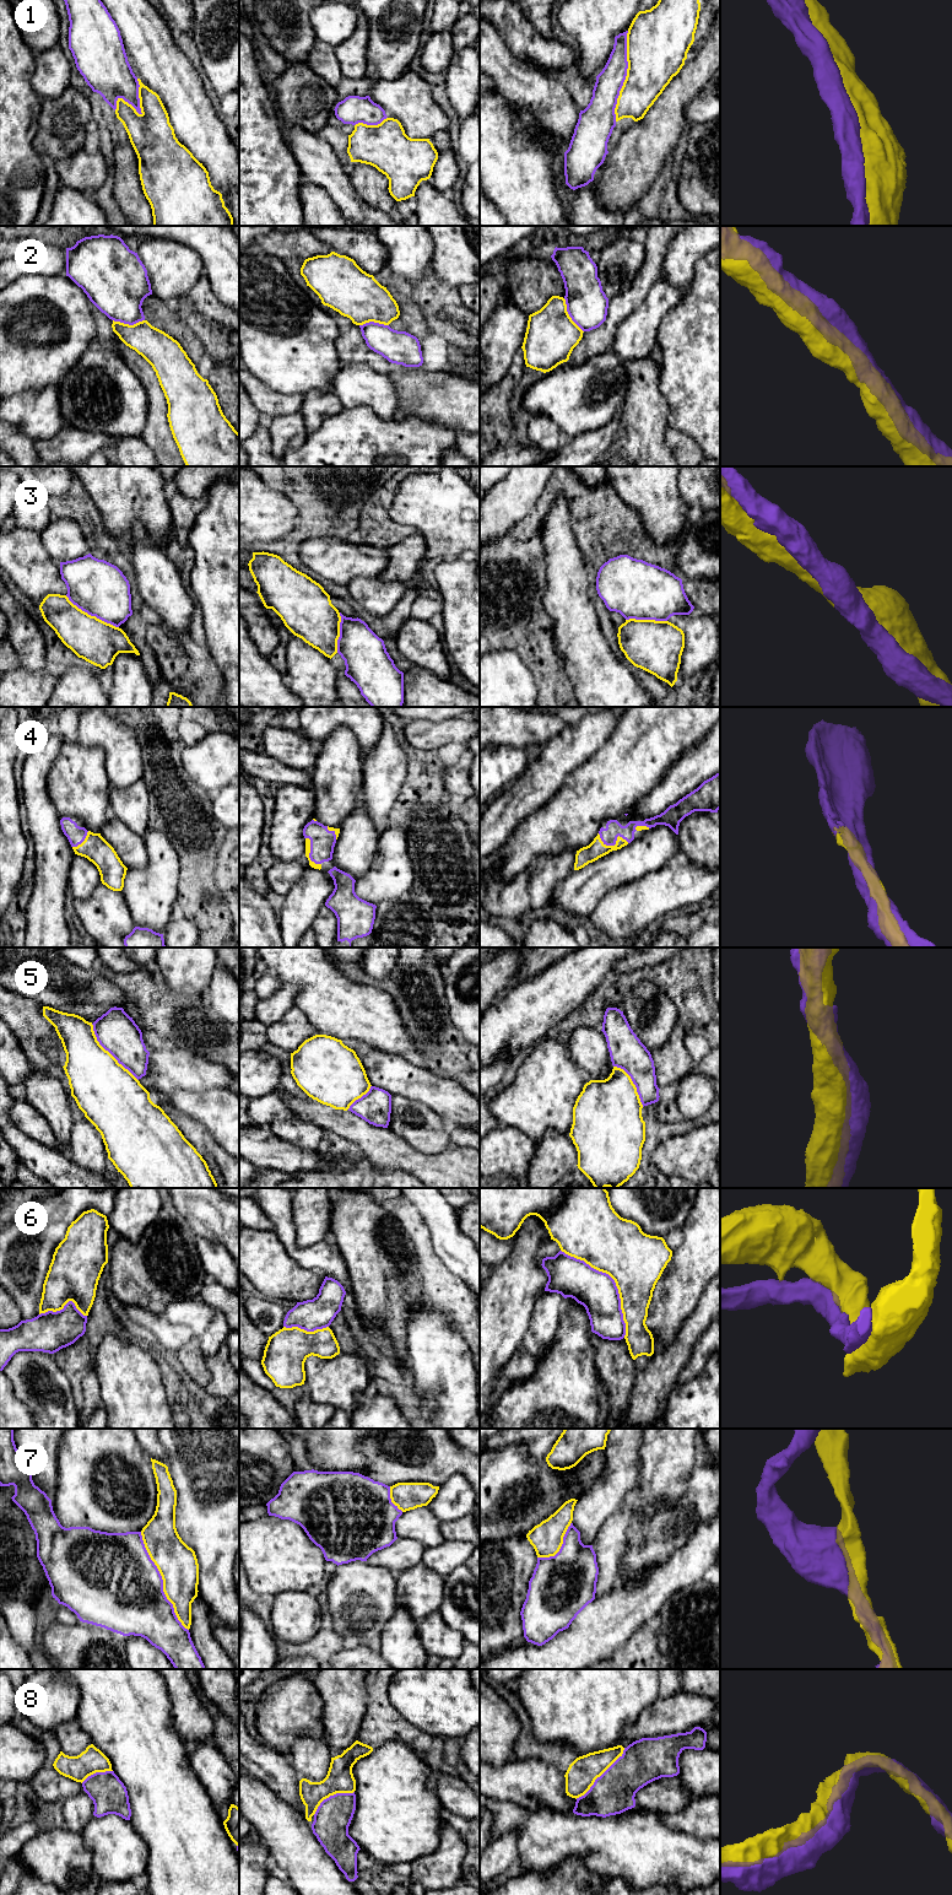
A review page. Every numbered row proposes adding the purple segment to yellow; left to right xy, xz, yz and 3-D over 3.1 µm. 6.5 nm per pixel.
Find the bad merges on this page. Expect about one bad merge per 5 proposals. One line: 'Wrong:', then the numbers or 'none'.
Wrong: 7

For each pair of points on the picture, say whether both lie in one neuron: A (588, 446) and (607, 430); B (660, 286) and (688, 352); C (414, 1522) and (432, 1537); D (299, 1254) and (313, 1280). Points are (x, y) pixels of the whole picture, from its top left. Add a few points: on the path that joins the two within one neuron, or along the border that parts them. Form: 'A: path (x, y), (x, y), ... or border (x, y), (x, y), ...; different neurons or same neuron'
A: path (593, 444), (602, 435); same neuron
B: border (685, 287), (682, 300), (663, 320), (656, 336); different neurons
C: path (418, 1524), (427, 1532); same neuron
D: border (286, 1251), (302, 1267), (325, 1275); different neurons

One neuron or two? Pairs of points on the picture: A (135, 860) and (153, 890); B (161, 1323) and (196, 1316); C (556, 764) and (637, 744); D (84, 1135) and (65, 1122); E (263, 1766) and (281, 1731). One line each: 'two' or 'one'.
A: two
B: two
C: two
D: two
E: two

